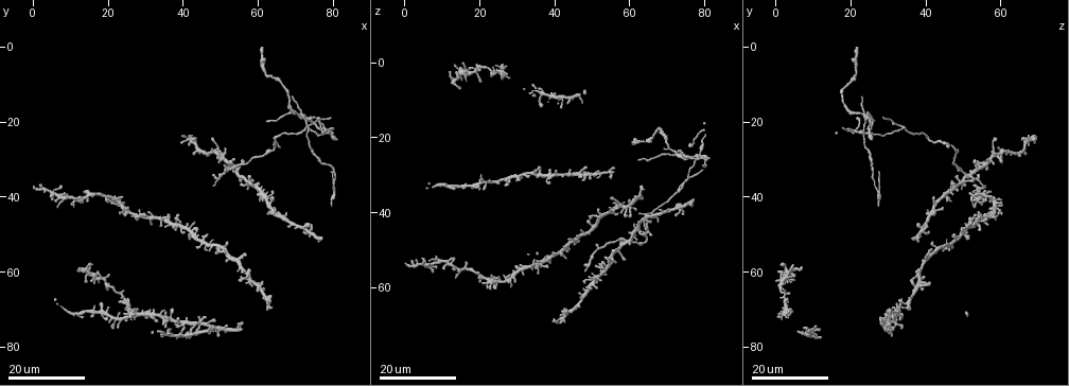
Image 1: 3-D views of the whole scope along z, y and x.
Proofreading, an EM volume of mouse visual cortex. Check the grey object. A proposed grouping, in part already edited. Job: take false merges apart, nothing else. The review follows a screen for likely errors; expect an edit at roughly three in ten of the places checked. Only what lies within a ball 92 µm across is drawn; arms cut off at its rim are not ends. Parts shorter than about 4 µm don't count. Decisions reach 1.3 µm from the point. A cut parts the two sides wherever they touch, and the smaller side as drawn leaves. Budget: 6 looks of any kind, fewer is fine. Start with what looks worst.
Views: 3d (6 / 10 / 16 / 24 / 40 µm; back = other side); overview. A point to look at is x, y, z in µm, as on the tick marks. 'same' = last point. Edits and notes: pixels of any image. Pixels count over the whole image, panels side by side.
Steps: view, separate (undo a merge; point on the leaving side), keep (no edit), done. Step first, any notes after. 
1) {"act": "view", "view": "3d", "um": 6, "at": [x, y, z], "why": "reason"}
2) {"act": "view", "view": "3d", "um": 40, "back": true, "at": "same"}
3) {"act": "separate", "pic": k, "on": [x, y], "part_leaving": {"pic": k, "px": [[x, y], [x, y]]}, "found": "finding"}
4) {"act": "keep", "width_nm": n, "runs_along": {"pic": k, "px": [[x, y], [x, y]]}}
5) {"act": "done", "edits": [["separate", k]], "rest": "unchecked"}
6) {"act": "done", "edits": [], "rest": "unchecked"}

{"act": "view", "view": "3d", "um": 24, "at": [73.0, 21.0, 33.5], "why": "three-way junction"}

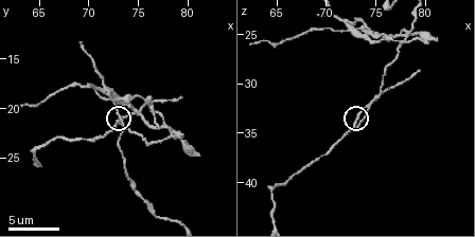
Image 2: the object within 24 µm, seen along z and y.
{"act": "view", "view": "3d", "um": 6, "at": [73.0, 21.6, 34.0], "why": "closer look"}

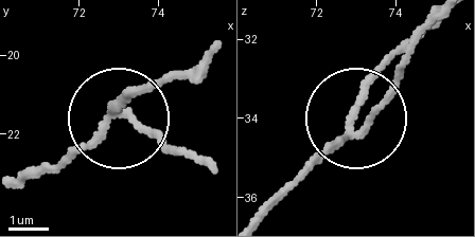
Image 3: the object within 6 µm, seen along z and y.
{"act": "separate", "pic": 3, "on": [160, 132], "width_nm": 170, "part_leaving": {"pic": 3, "px": [[115, 114], [193, 155]]}, "found": "two neurons meet here"}

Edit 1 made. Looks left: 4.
{"act": "view", "view": "3d", "um": 24, "at": [46.5, 73.5, 29.0], "why": "small branch off a trunk"}

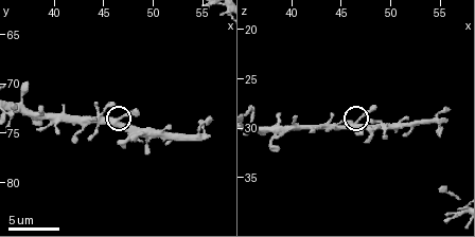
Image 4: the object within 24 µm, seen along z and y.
{"act": "view", "view": "3d", "um": 6, "at": [46.4, 73.6, 29.4]}

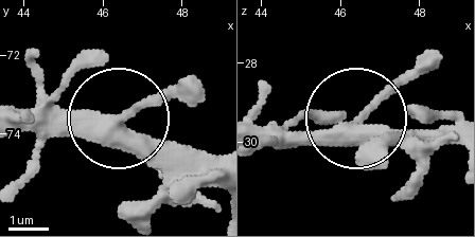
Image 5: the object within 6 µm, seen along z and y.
{"act": "view", "view": "3d", "um": 6, "back": true, "at": [46.25, 73.70, 29.60], "why": "other side"}

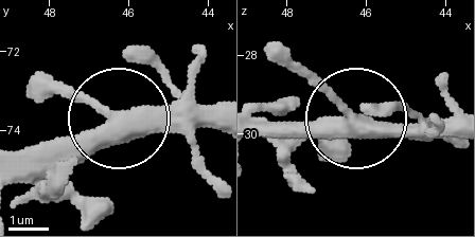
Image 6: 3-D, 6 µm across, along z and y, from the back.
{"act": "keep", "arms": 3, "found": "all the same neuron"}

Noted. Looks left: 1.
{"act": "done", "edits": [["separate", 3]], "rest": "unchecked"}

